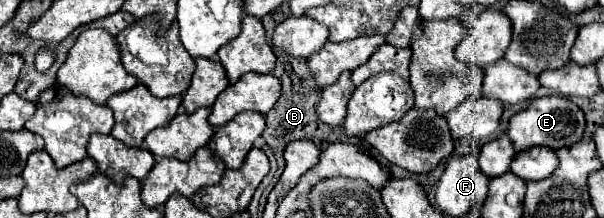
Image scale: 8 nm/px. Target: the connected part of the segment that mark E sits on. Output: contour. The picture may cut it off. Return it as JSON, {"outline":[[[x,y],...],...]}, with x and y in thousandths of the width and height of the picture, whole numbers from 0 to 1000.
{"outline":[[[904,436],[904,445],[881,454],[881,472],[868,509],[848,528],[838,610],[851,665],[851,693],[858,702],[884,665],[904,665],[911,683],[937,674],[964,638],[967,583],[970,583],[967,518],[950,463],[944,463],[940,445],[927,445],[927,436]]]}

